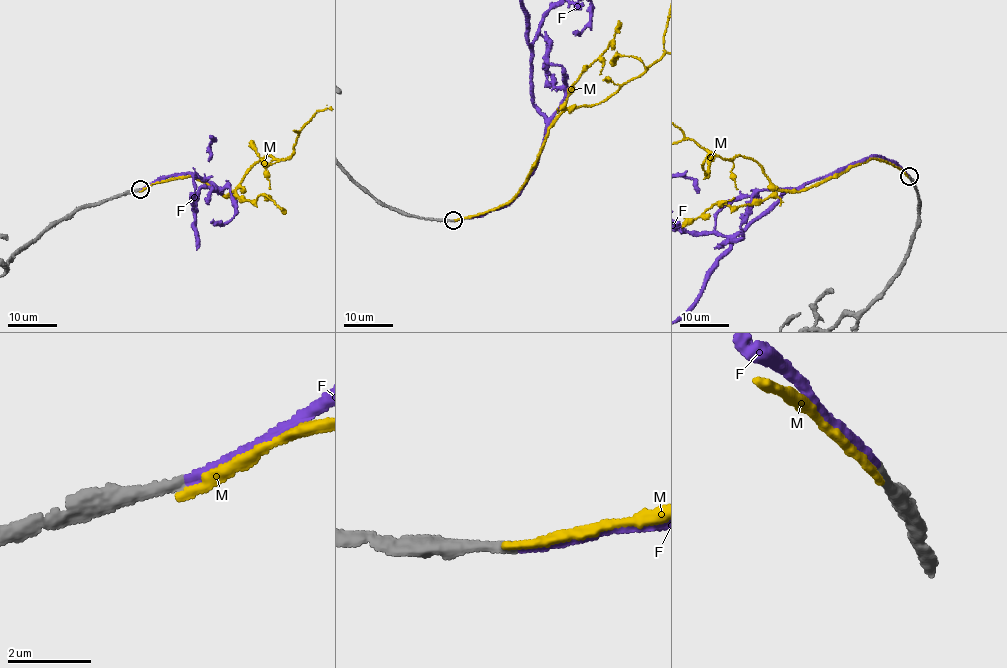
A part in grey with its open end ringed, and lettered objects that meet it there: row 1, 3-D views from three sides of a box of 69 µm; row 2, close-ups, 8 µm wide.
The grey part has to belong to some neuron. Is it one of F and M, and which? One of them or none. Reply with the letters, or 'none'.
F

